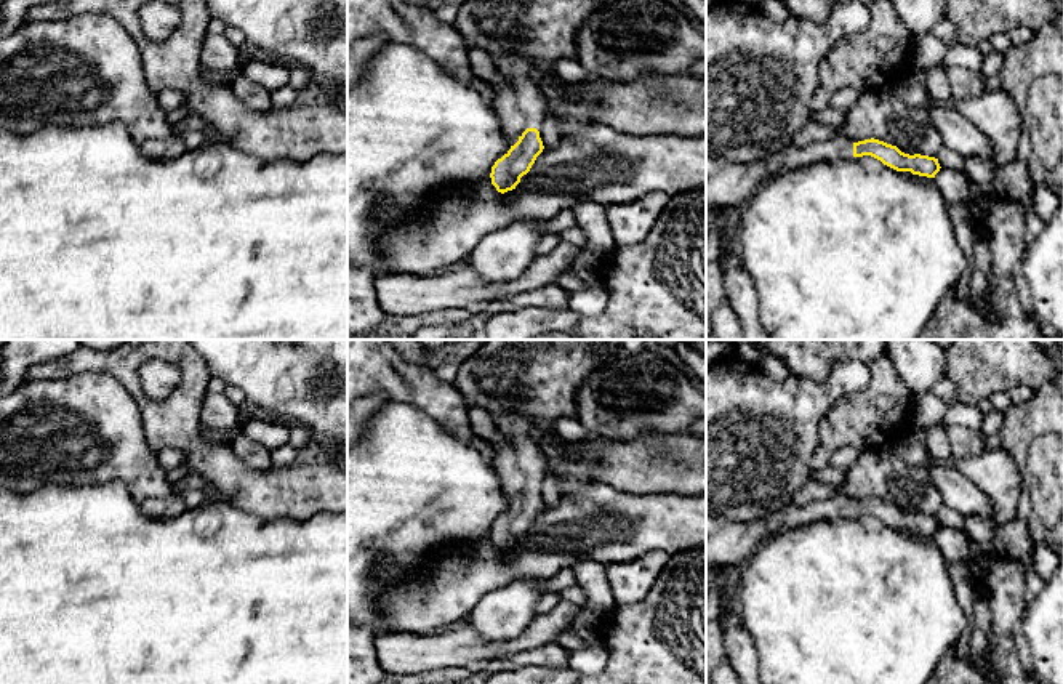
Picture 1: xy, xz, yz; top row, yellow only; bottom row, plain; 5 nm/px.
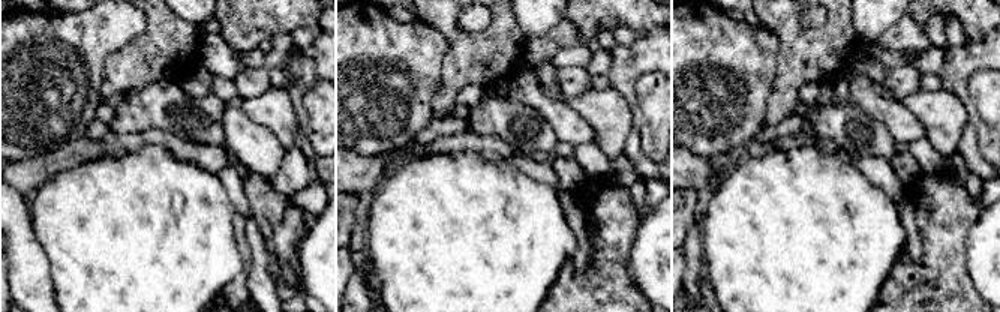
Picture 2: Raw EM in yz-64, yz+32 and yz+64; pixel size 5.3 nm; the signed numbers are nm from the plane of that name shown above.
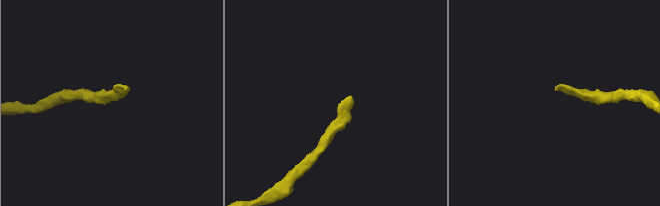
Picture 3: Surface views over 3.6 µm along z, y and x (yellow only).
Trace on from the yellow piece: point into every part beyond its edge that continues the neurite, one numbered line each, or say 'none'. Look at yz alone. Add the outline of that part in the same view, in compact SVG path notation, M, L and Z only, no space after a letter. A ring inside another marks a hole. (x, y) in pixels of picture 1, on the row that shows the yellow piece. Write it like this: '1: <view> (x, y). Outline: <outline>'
1: yz (727, 185). Outline: M839 136L804 147L789 143L780 152L751 163L706 157L706 203L727 210L744 205L764 183L783 171L852 157L853 143Z

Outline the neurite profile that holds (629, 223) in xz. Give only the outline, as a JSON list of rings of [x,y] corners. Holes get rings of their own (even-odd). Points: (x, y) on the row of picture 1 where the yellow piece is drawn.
[[[652,191],[636,202],[605,207],[615,243],[620,247],[640,243],[661,216],[669,199],[661,191]]]

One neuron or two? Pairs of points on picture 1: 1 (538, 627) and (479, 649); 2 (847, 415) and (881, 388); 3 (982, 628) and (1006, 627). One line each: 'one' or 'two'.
1: one
2: one
3: two

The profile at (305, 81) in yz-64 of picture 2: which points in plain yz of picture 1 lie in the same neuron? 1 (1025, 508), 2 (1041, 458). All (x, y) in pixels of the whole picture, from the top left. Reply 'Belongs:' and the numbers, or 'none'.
Belongs: 1

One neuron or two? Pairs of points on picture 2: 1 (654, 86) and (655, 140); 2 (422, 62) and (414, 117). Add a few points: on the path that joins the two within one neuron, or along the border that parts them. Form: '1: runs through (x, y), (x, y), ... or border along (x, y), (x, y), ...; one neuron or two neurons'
1: runs through (655, 99), (655, 126); one neuron
2: runs through (417, 75), (414, 104); one neuron

